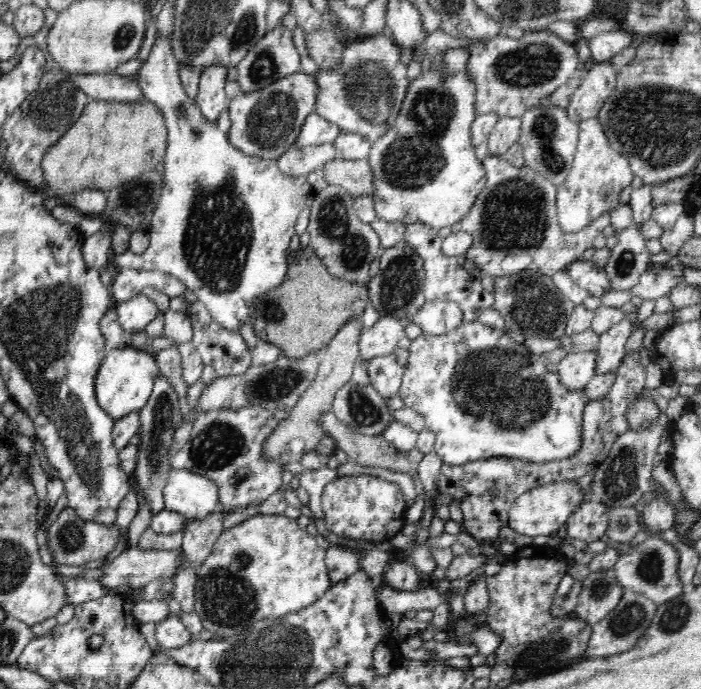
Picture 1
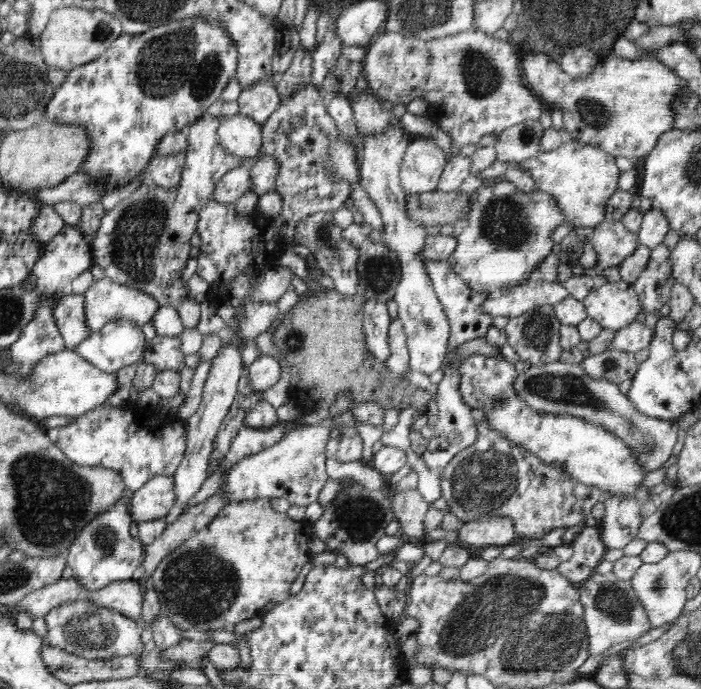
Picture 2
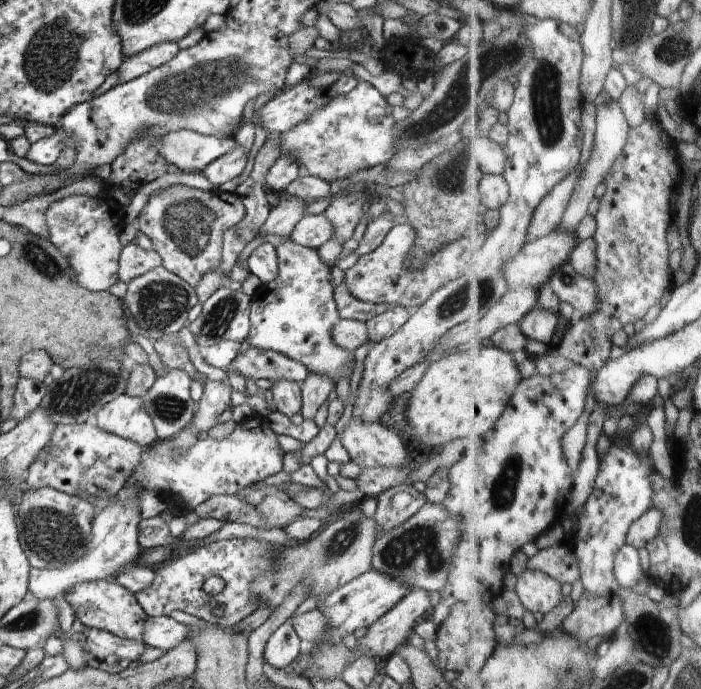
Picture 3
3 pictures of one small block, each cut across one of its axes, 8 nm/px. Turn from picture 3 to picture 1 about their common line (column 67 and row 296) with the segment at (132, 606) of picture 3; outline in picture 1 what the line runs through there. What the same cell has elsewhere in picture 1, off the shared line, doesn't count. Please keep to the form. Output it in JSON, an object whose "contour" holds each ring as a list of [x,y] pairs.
{"contour":[[[580,258],[569,264],[566,271],[576,284],[588,291],[590,296],[601,297],[611,290],[607,272],[604,268],[598,267],[592,259]]]}

